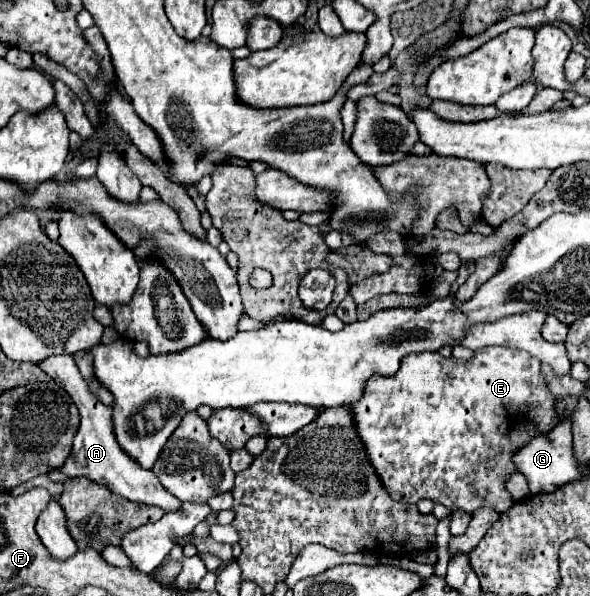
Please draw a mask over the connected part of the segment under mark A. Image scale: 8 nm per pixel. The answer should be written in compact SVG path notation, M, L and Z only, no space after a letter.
M60 354L60 356L50 356L46 360L42 360L38 364L46 374L50 374L62 388L66 388L66 392L70 392L70 396L74 398L74 402L78 404L80 410L80 428L78 434L74 436L74 446L72 452L68 456L68 460L56 468L58 472L62 472L68 478L76 478L76 476L86 476L98 484L106 484L112 492L132 500L132 502L142 502L142 504L154 504L164 508L166 512L172 512L174 508L178 508L178 504L182 504L178 498L170 496L170 492L166 492L166 488L160 484L158 476L154 476L152 470L142 468L136 460L132 460L118 444L116 434L114 434L114 420L112 420L112 410L108 406L104 406L88 388L86 380L82 378L74 358L70 354Z

